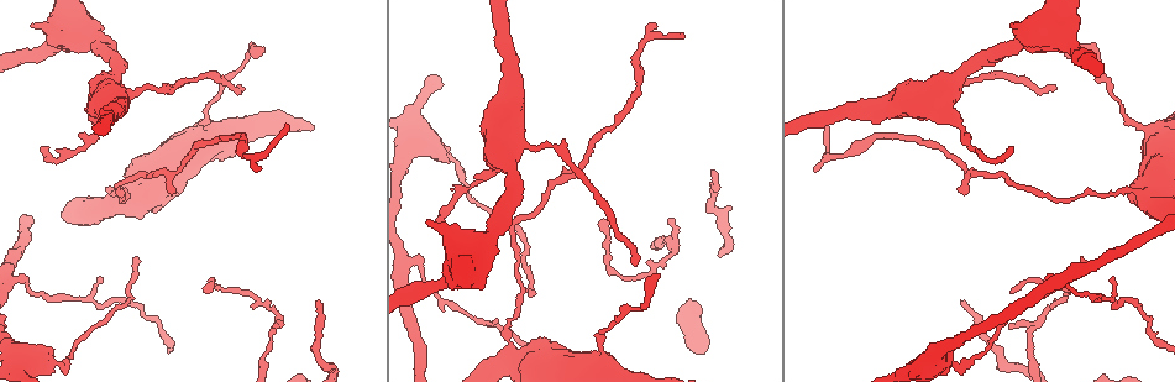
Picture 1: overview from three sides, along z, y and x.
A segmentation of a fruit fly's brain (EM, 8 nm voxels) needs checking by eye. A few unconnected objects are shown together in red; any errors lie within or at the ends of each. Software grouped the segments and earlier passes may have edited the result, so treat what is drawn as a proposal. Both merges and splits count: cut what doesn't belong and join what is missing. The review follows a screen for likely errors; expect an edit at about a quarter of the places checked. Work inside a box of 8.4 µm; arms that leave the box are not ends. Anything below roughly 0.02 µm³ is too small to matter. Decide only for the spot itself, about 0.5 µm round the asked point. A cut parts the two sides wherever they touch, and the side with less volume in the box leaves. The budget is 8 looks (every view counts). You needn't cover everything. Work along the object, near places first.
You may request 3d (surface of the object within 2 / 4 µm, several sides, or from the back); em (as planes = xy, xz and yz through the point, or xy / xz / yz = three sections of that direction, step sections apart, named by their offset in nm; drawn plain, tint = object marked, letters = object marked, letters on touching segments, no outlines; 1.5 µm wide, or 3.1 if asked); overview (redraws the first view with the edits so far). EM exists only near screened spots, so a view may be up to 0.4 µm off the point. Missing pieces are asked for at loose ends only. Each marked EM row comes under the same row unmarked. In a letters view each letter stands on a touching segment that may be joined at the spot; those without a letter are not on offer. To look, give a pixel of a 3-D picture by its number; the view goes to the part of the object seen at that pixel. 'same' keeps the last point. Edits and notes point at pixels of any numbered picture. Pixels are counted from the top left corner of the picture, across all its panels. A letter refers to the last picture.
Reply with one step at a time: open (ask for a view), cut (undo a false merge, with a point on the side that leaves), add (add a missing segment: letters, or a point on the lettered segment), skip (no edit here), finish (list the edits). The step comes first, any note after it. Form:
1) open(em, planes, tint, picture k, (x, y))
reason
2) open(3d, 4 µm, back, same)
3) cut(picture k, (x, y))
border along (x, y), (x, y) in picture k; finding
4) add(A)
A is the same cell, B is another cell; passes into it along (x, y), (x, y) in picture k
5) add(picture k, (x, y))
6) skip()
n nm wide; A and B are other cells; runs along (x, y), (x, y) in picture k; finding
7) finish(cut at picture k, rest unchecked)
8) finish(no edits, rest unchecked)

open(3d, 2 µm, picture 1, (207, 290))

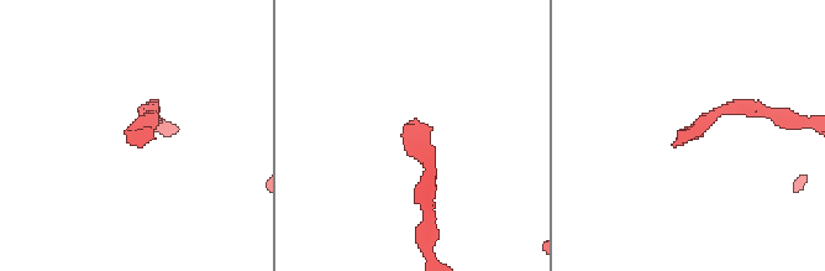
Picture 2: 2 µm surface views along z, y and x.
open(em, planes, letters, picture 2, (139, 147))
now the EM

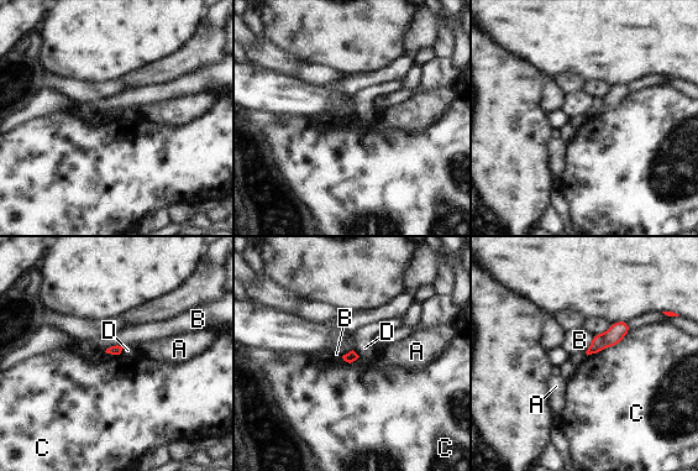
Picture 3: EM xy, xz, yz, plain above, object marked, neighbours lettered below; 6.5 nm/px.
skip()
A, B, C and D are other cells; border along (631, 329), (617, 344), (587, 356) in picture 3; no lettered segment goes on from it

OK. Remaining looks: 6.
open(em, 3.1 µm, planes, letters, picture 1, (533, 293))
thin end

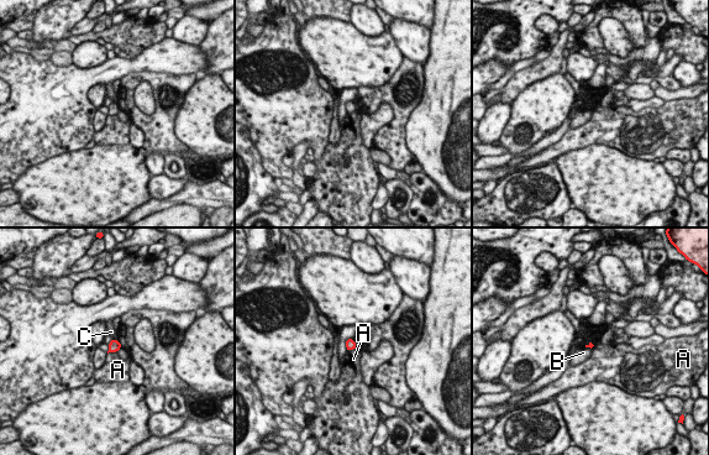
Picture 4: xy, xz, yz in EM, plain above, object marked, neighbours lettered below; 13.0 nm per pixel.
skip()
A, B and C are other cells; border along (113, 338), (119, 341) in picture 4; none of them fits

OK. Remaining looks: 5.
open(em, planes, letters, picture 1, (557, 146))
narrows sharply

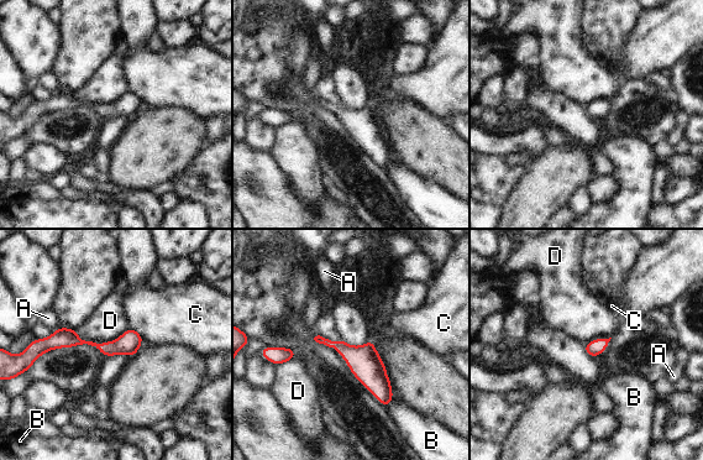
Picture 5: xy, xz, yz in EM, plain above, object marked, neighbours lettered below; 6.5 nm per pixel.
skip()
A, B, C and D are other cells; all the same cell

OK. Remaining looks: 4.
finish(no edits, rest unchecked)

